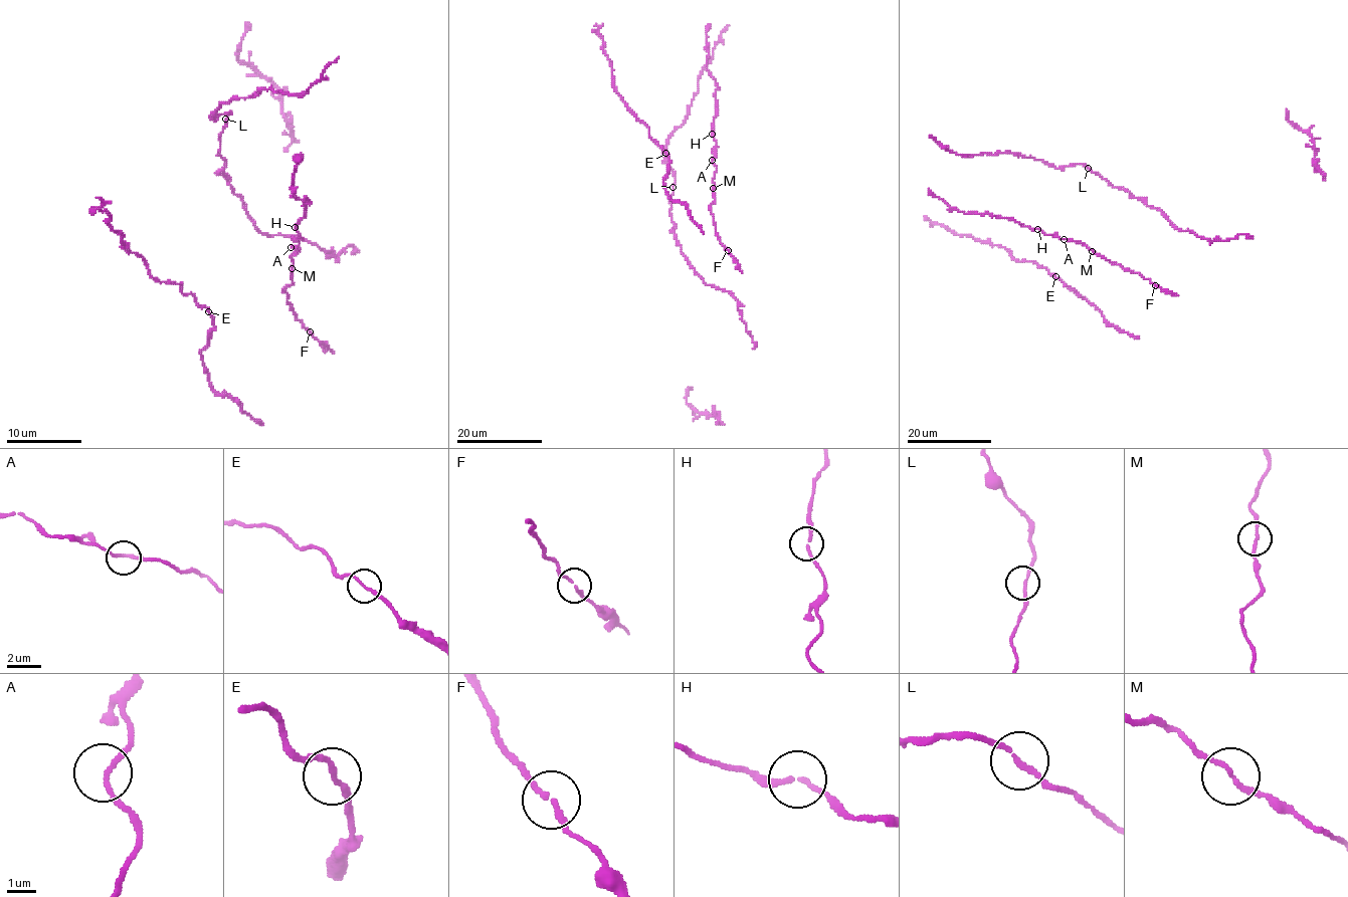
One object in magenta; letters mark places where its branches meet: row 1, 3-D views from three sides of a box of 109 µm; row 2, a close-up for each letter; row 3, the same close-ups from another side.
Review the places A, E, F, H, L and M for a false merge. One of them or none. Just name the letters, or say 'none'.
none

